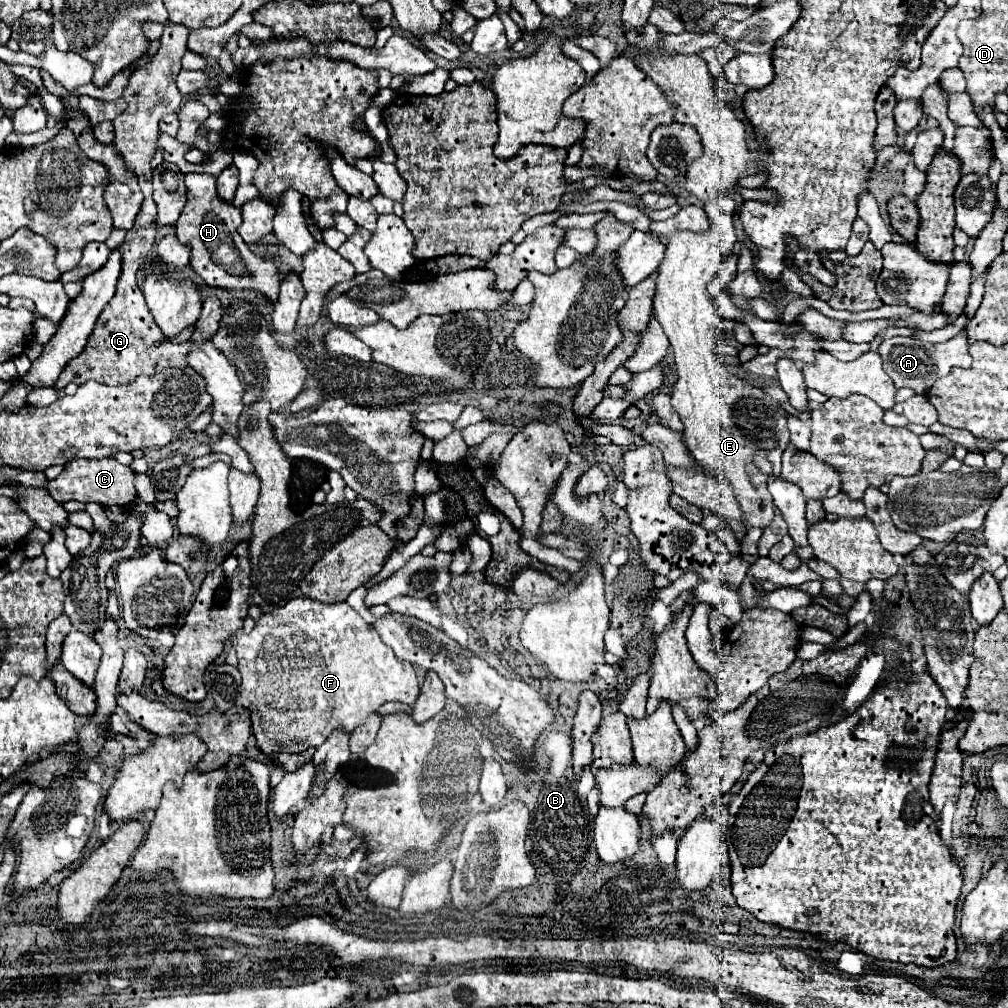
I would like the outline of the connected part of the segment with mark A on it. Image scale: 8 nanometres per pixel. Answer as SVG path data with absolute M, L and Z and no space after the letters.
M962 329L956 337L952 337L946 343L928 343L928 351L922 347L920 341L904 341L902 337L892 337L892 339L884 339L878 353L884 359L884 369L890 375L890 379L894 381L894 385L900 387L910 387L916 393L924 395L926 389L930 389L934 385L936 379L944 377L950 373L950 369L954 367L970 367L972 365L972 357L968 353L968 339L966 339L966 331Z

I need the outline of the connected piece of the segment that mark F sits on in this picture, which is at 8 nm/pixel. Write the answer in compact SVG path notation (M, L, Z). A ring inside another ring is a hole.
M296 597L286 607L260 617L262 627L268 631L268 643L256 645L256 627L250 635L240 635L236 655L240 659L238 671L242 673L240 705L250 711L252 733L256 745L264 755L278 753L302 753L308 747L318 747L330 737L334 729L342 729L348 735L362 725L370 713L374 713L386 701L400 701L414 705L420 695L420 683L410 663L400 663L392 649L382 643L370 623L366 623L348 603L322 603L310 597ZM256 653L262 659L276 659L276 663L256 663Z

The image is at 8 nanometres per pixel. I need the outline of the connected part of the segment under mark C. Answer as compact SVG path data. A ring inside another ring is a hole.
M114 457L70 461L66 463L64 471L46 485L46 489L58 503L66 503L66 501L92 503L94 501L94 503L100 503L102 507L110 507L110 505L128 507L132 505L132 501L136 501L134 471L126 465L120 465Z

